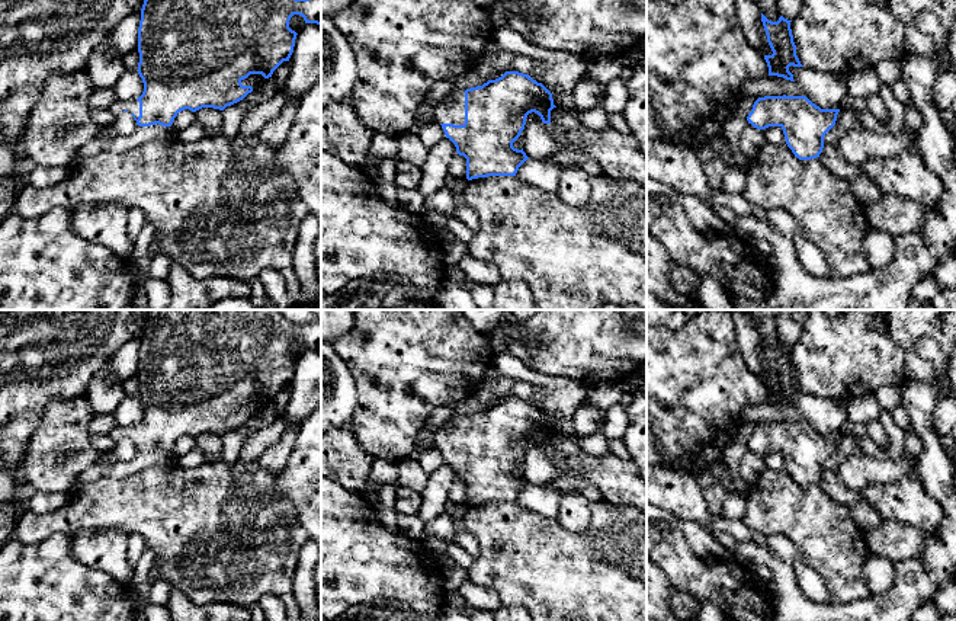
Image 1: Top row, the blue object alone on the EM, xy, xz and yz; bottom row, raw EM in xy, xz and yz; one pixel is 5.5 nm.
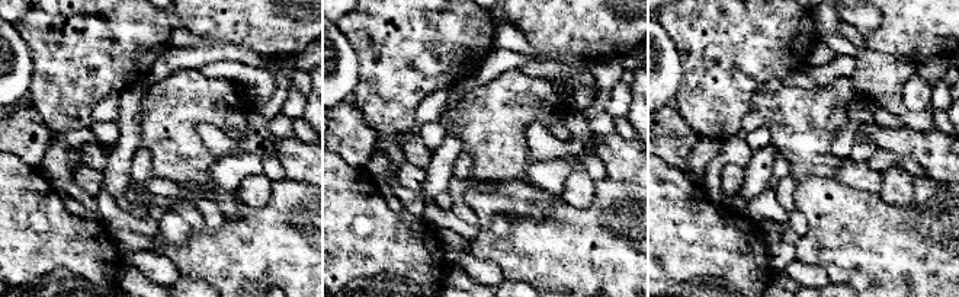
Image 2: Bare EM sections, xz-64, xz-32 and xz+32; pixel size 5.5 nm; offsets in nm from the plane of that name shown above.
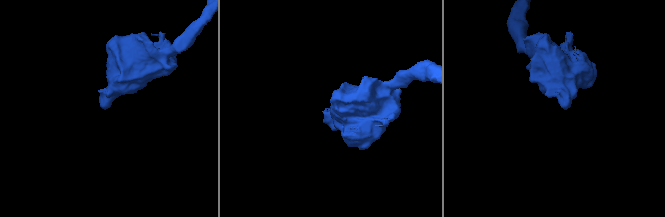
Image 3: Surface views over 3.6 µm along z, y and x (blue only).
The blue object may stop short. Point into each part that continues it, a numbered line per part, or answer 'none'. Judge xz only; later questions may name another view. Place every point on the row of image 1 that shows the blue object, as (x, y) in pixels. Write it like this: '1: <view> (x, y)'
1: xz (451, 109)

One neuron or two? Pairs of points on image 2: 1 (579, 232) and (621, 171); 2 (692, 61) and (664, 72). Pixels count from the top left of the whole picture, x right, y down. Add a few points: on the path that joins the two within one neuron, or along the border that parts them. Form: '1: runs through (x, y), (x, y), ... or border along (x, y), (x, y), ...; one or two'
1: border along (609, 176), (632, 182); two
2: border along (667, 34), (682, 69), (674, 99); two

